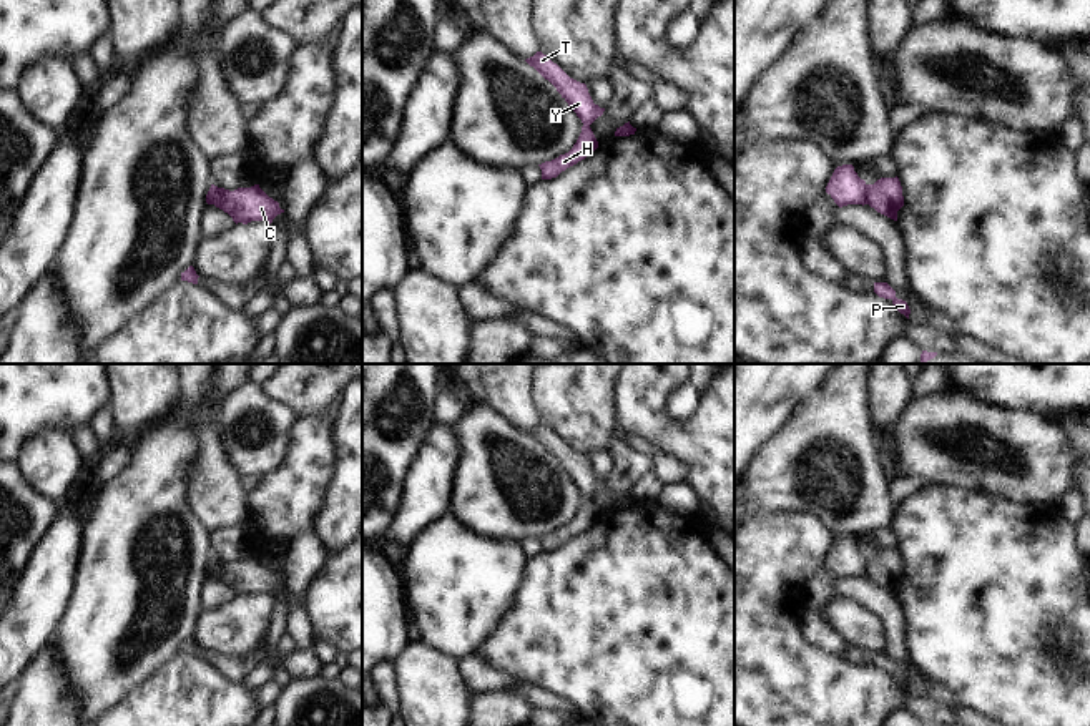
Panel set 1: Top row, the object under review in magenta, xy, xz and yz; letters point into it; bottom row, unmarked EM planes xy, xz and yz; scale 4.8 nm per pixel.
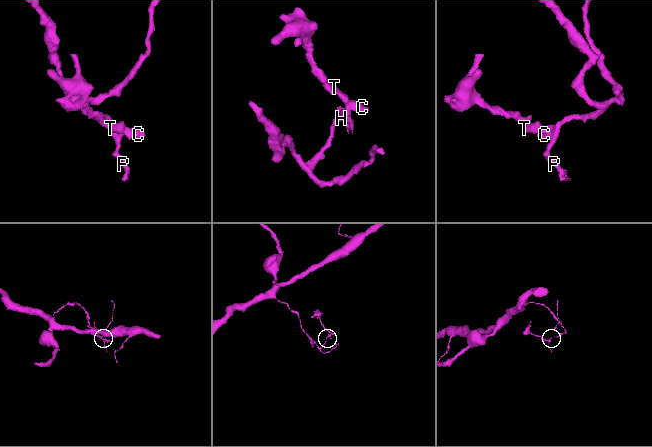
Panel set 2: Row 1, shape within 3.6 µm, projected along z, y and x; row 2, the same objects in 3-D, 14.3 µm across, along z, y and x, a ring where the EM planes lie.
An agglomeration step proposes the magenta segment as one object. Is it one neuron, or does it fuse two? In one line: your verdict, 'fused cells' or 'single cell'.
fused cells

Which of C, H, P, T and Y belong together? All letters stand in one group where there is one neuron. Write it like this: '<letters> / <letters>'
C T Y / H P

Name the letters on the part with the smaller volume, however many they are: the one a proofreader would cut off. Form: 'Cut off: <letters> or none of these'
Cut off: C, T, Y

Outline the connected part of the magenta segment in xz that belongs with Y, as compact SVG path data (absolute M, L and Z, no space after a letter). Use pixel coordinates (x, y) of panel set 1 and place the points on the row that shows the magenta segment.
M537 52L525 61L557 88L583 125L590 126L598 116L603 115L605 108L593 103L587 85L570 78L547 55Z

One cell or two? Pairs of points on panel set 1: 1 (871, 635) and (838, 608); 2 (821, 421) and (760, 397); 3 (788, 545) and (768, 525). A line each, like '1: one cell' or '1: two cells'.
1: one cell
2: two cells
3: one cell

